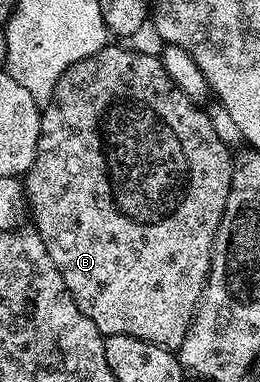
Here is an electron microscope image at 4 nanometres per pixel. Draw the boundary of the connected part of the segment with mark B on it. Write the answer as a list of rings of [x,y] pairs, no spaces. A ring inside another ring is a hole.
[[[118,43],[107,44],[105,49],[96,51],[88,59],[80,59],[56,83],[49,101],[41,110],[40,139],[36,143],[36,159],[24,174],[24,188],[28,202],[29,216],[34,216],[33,228],[38,230],[40,239],[56,263],[56,271],[64,279],[66,289],[72,295],[76,307],[103,333],[123,333],[136,339],[144,339],[153,345],[176,351],[188,335],[188,327],[194,322],[194,312],[202,298],[206,280],[210,274],[210,260],[214,250],[214,236],[220,227],[224,207],[230,194],[232,149],[225,145],[212,127],[209,112],[201,104],[190,100],[180,91],[164,71],[161,56],[137,53],[134,49],[121,49]]]

